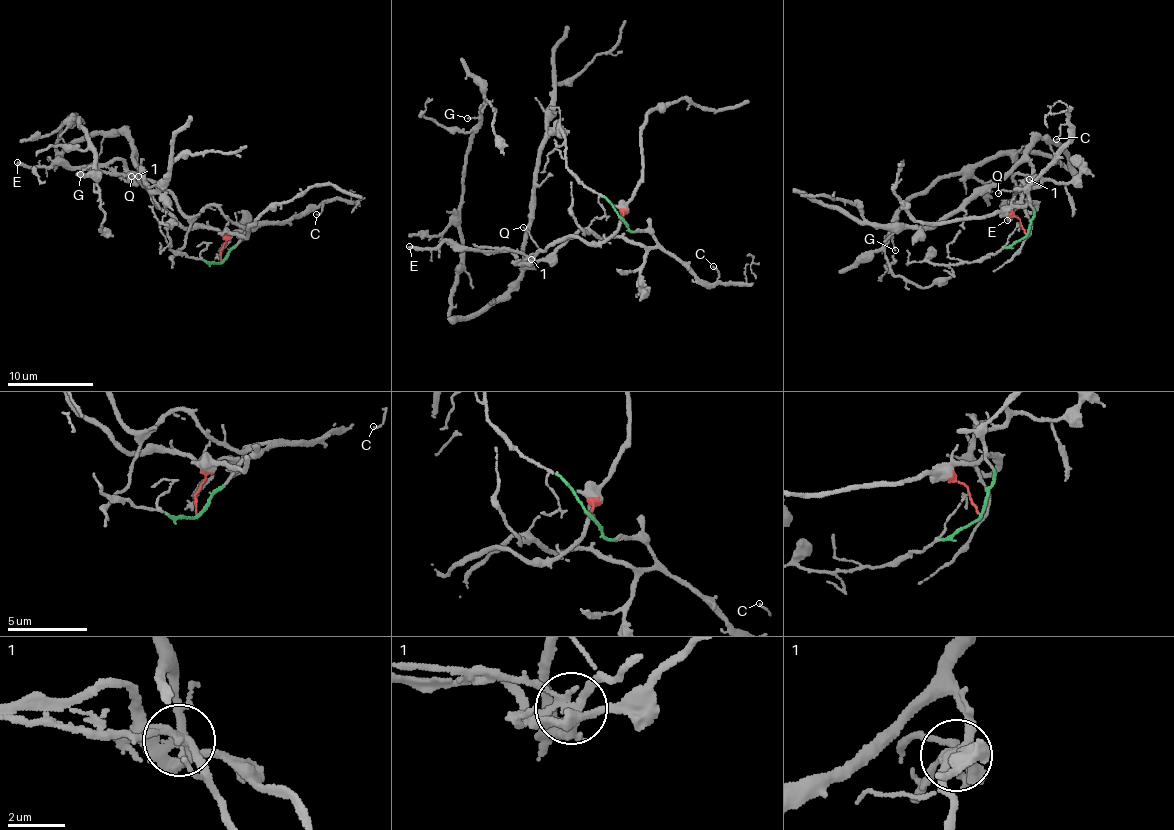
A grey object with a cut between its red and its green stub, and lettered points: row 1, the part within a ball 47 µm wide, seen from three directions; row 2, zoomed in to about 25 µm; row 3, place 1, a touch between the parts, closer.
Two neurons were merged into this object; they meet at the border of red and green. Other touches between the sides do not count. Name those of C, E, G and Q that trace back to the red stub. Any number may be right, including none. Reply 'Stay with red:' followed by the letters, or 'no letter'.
Stay with red: G, Q

